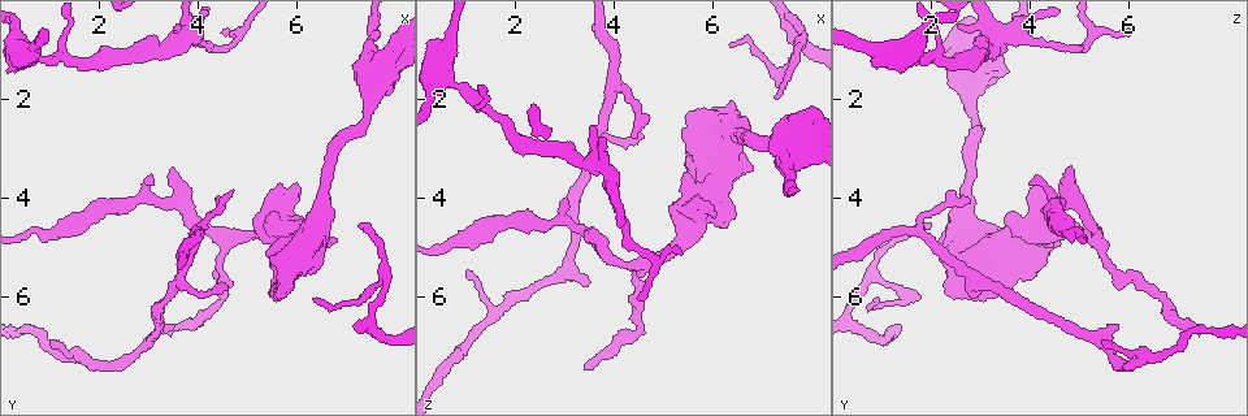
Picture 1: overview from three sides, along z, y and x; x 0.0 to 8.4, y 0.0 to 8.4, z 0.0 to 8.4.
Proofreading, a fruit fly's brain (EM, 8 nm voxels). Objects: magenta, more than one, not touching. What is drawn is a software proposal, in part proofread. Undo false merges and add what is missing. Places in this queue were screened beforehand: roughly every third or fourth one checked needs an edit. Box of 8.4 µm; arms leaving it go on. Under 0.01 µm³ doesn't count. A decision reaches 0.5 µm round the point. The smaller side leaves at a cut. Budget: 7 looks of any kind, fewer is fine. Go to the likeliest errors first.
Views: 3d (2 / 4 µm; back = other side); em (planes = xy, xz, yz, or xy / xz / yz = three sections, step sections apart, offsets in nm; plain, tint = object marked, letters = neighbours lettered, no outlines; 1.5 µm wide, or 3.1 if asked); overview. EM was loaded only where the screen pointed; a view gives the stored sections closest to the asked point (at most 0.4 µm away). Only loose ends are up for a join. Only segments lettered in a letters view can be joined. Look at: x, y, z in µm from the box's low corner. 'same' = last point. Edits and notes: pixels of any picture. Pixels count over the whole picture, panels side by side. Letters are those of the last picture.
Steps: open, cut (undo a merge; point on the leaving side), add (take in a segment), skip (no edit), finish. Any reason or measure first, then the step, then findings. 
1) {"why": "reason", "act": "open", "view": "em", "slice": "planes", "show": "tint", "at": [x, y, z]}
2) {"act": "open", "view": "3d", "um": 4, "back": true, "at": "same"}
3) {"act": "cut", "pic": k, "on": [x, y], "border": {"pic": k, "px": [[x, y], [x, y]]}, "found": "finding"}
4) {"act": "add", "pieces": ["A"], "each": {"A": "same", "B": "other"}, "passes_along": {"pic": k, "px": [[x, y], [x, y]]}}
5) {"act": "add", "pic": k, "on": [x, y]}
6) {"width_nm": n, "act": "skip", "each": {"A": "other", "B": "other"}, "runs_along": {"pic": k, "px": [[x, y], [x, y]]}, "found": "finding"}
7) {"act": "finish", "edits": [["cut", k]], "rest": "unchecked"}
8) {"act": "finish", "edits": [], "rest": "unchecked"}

{"why": "an open end", "act": "open", "view": "em", "slice": "planes", "show": "tint", "at": [3.40, 6.75, 7.40]}

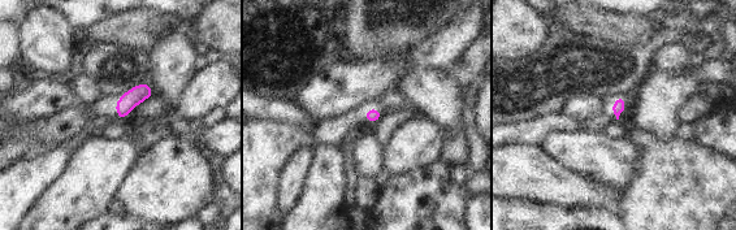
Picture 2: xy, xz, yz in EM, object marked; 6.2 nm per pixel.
{"act": "open", "view": "em", "slice": "planes", "show": "letters", "at": "same"}

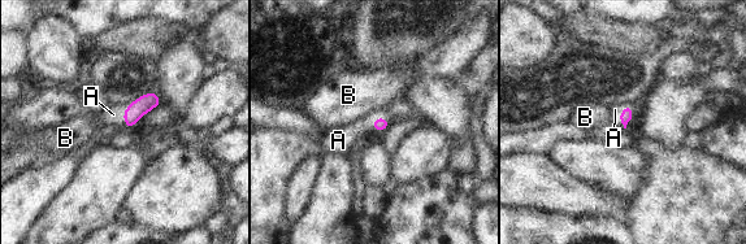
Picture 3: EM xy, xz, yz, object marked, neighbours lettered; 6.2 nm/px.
{"longest_contact_nm": ["A", 160], "act": "add", "pieces": ["A"], "each": {"A": "same", "B": "other"}, "passes_along": {"pic": 3, "px": [[625, 117], [620, 114], [615, 109]]}, "found": "the cell continues"}

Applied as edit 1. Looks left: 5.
{"why": "thin end", "act": "open", "view": "3d", "um": 2, "at": [4.60, 5.75, 2.75]}

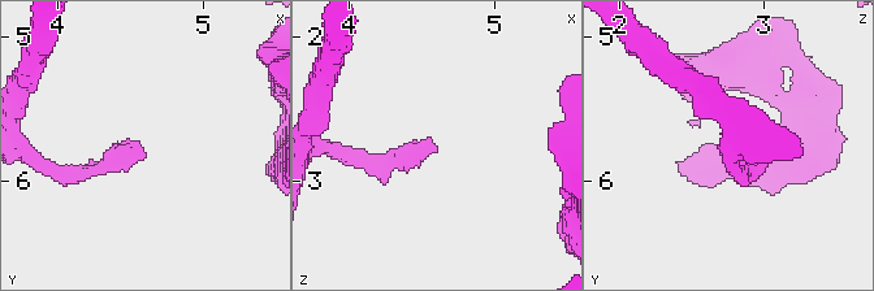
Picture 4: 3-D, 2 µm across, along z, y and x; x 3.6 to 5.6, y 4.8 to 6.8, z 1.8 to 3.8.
{"why": "shape alone is not enough", "act": "open", "view": "em", "slice": "planes", "show": "letters", "at": [4.58, 5.76, 2.76]}

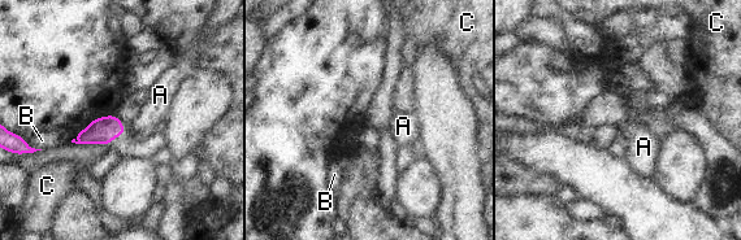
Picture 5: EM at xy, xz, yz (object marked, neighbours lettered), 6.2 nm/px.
{"longest_contact_nm": ["B", 60], "act": "skip", "each": {"A": "other", "B": "other", "C": "other"}, "border": {"pic": 5, "px": [[124, 127], [125, 132]]}, "found": "no lettered segment goes on from it"}

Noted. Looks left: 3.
{"why": "free end", "act": "open", "view": "3d", "um": 4, "at": [7.25, 4.55, 2.00]}

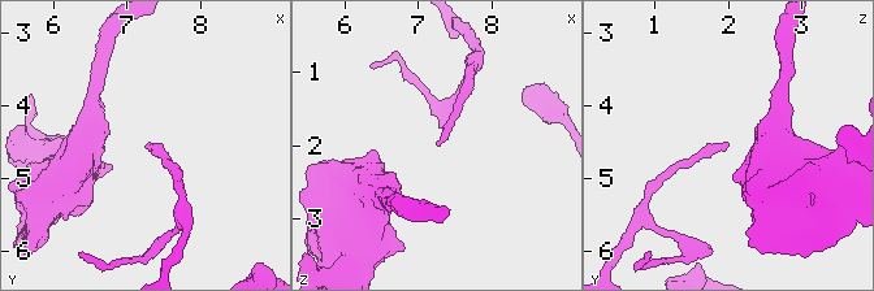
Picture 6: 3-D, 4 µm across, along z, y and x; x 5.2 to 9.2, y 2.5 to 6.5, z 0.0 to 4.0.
{"act": "open", "view": "em", "slice": "planes", "show": "letters", "at": [7.25, 4.55, 2.00]}

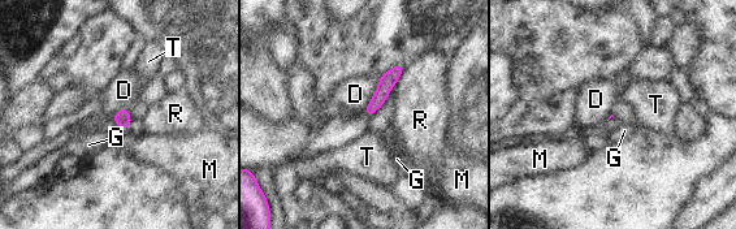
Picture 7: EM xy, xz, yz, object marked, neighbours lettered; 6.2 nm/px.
{"act": "skip", "each": {"D": "other", "G": "other", "M": "other", "R": "other", "T": "other"}, "runs_along": {"pic": 7, "px": [[399, 68], [388, 80], [368, 112]]}, "found": "no lettered segment goes on from it"}

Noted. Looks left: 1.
{"act": "finish", "edits": [["add", 3]], "rest": "unchecked"}

